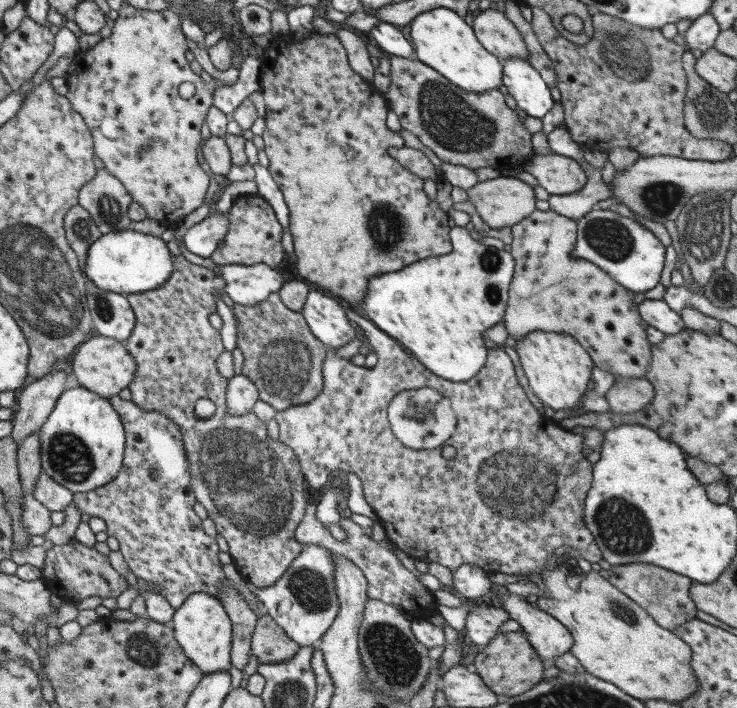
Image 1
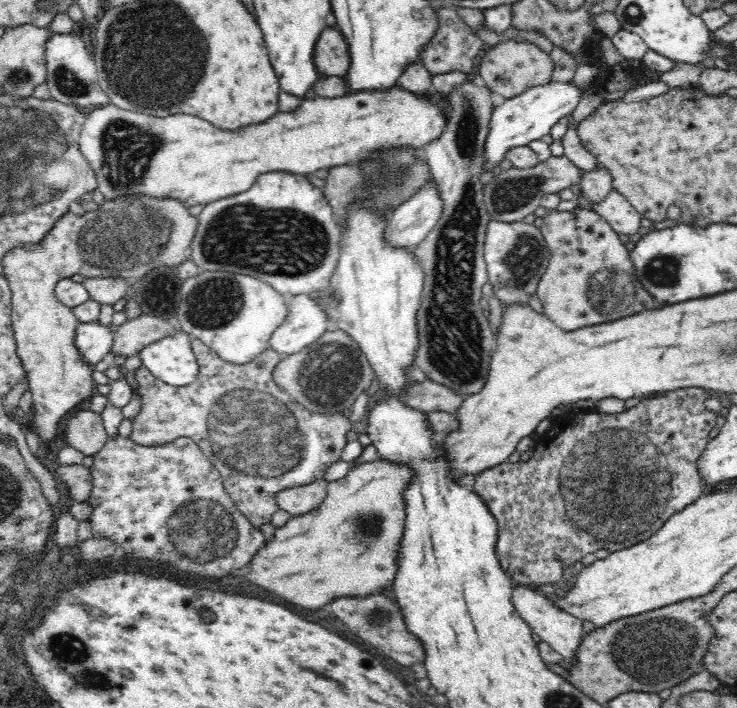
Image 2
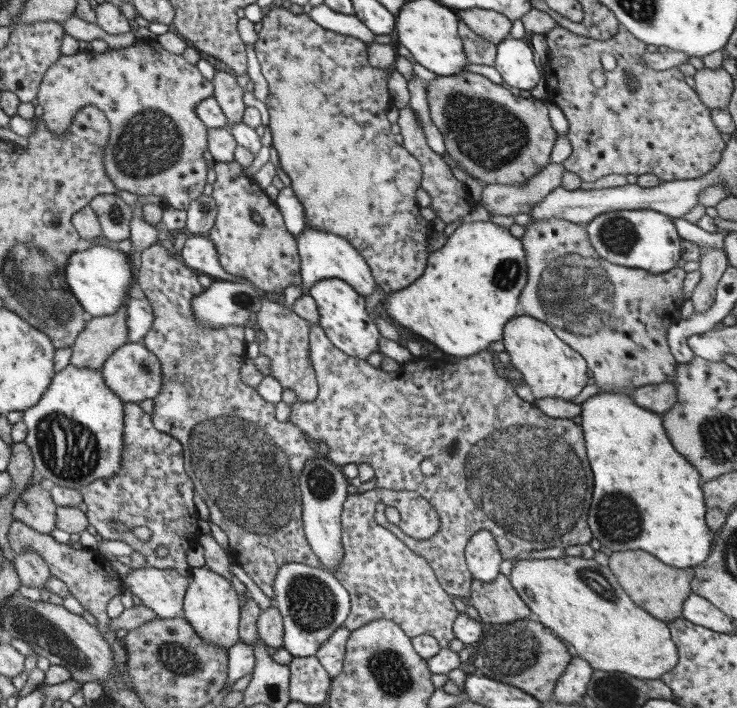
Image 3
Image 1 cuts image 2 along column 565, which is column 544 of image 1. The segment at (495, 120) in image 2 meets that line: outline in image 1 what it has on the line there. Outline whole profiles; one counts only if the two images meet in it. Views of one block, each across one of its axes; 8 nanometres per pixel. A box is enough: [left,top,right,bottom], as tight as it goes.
[503,58,554,119]

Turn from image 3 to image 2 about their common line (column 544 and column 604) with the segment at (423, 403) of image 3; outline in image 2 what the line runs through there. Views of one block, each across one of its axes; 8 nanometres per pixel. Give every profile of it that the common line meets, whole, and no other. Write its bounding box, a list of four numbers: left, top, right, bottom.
[474,388,717,585]

